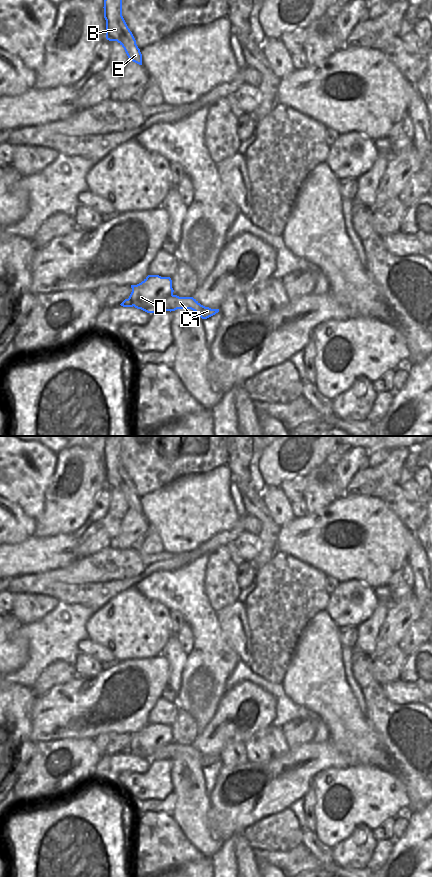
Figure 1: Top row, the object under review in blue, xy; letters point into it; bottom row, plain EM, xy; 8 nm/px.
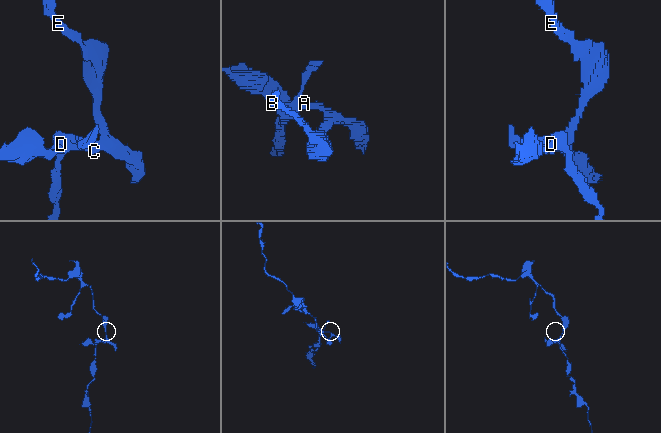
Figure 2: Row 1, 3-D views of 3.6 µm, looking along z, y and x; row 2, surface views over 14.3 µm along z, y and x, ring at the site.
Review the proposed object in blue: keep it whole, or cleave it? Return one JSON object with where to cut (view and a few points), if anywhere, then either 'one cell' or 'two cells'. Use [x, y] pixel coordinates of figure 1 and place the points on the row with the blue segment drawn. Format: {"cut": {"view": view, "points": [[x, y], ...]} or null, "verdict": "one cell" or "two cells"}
{"cut": {"view": "xy", "points": [[172, 293], [160, 300], [149, 312]]}, "verdict": "two cells"}

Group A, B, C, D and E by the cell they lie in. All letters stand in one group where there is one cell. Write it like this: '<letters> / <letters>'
A B C E / D

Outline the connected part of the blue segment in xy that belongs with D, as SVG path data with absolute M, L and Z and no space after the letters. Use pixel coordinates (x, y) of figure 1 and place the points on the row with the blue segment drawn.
M148 275L141 283L131 285L131 288L132 292L128 300L135 308L147 313L174 292L171 278L159 275Z

